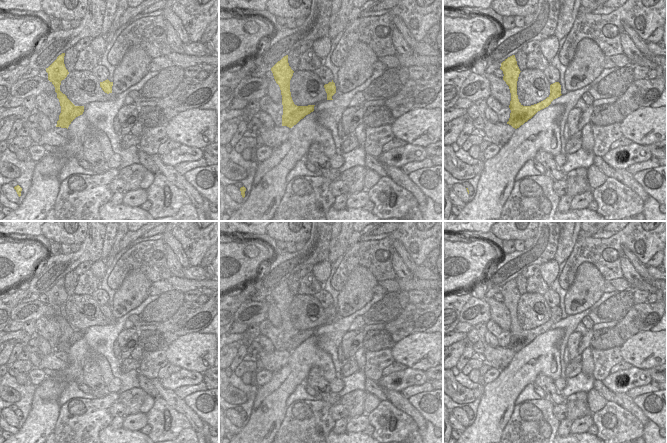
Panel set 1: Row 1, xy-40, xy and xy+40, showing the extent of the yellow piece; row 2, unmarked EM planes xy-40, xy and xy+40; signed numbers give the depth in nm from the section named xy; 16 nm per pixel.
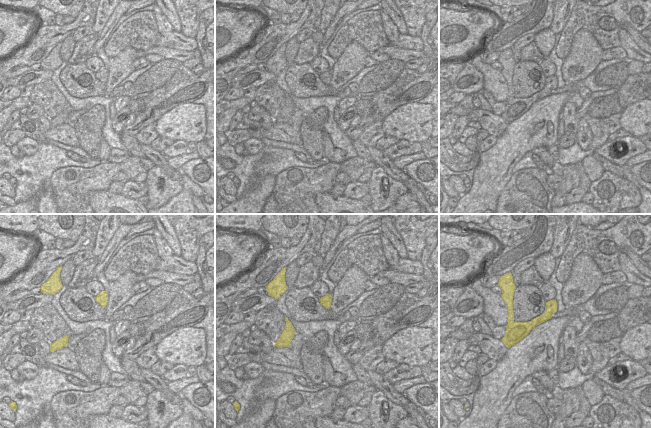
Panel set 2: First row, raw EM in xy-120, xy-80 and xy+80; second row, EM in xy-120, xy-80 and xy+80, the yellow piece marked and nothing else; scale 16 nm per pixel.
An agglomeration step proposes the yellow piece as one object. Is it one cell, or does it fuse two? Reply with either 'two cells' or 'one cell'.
two cells

